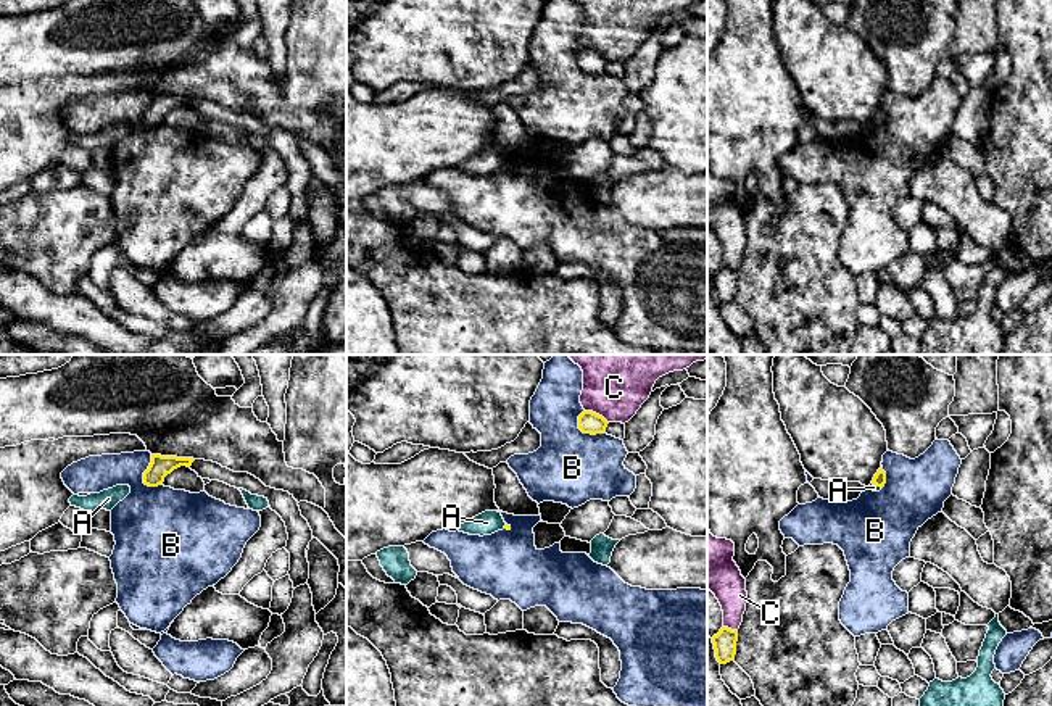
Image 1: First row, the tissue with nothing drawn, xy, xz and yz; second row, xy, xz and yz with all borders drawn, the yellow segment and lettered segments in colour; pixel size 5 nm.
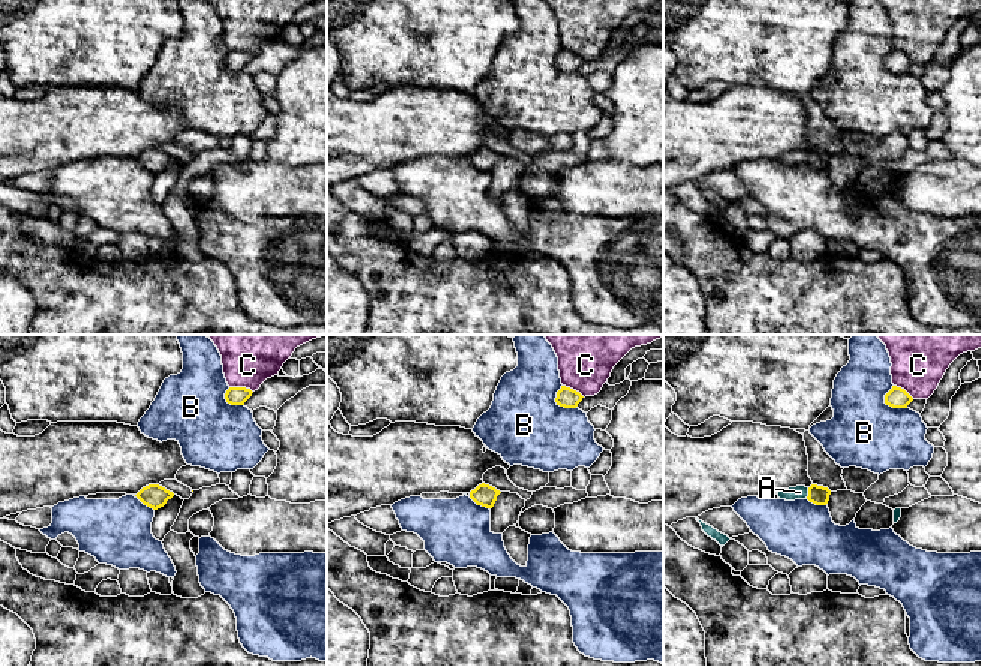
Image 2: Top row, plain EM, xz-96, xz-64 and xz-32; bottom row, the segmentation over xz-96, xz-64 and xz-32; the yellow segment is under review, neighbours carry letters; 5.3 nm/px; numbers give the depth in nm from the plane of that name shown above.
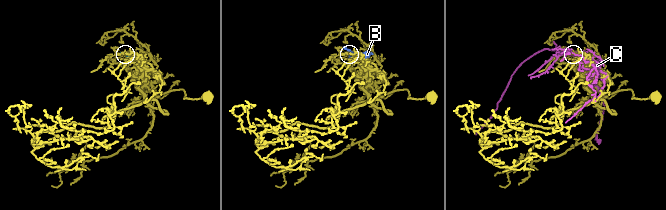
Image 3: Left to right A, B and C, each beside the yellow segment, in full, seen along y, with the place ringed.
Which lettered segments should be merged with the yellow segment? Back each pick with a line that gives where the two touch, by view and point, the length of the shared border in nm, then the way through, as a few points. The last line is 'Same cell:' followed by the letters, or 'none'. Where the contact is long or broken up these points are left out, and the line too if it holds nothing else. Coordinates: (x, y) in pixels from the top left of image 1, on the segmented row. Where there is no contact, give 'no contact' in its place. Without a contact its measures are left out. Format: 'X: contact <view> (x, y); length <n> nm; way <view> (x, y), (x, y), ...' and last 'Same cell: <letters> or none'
Same cell: none

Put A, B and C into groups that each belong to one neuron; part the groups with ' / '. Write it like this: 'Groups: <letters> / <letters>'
Groups: A / B / C

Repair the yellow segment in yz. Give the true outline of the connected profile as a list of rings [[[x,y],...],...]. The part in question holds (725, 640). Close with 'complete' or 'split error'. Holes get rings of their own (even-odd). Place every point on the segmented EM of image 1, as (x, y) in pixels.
[[[722,627],[717,635],[712,637],[715,658],[720,664],[735,661],[738,630]]]; complete

